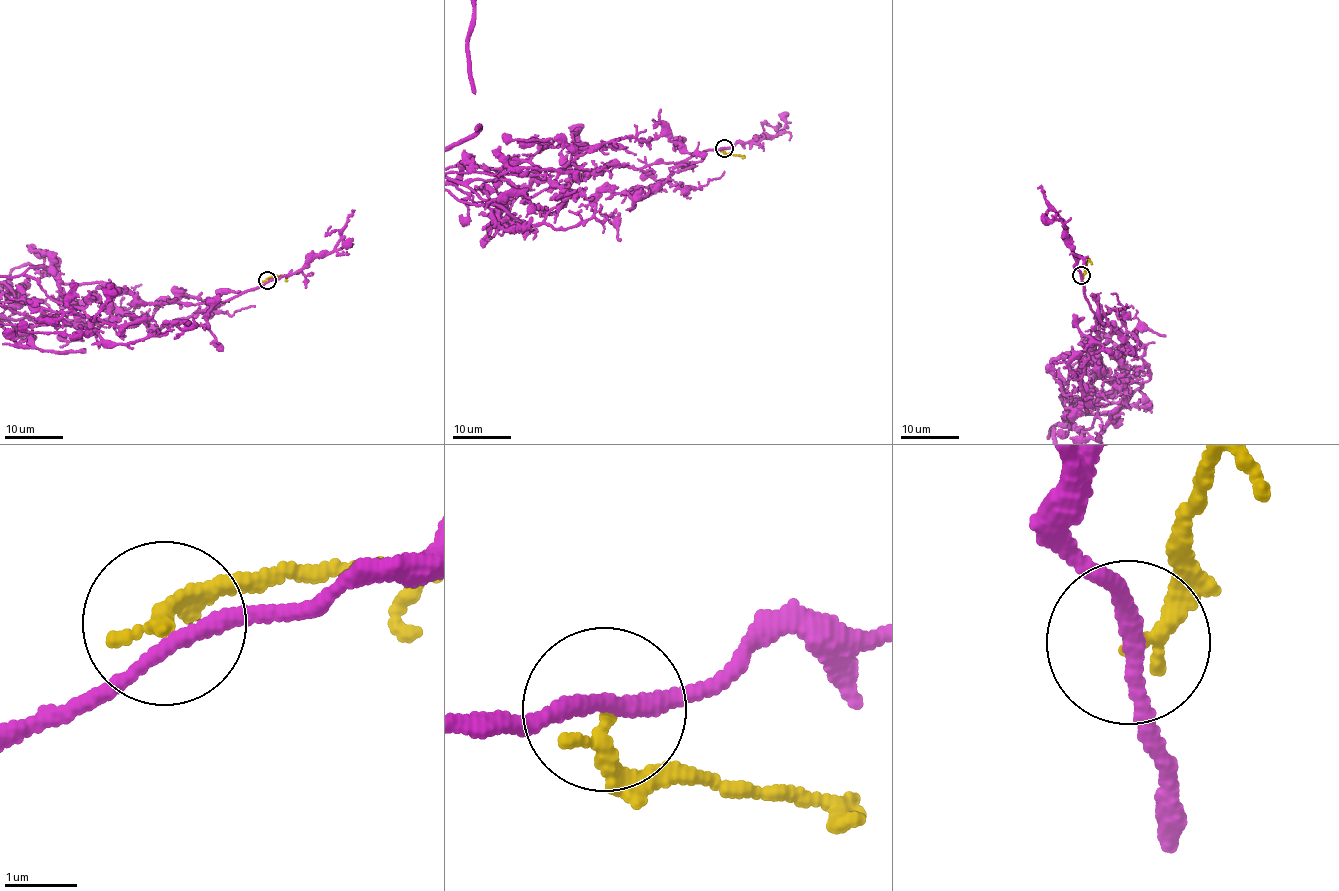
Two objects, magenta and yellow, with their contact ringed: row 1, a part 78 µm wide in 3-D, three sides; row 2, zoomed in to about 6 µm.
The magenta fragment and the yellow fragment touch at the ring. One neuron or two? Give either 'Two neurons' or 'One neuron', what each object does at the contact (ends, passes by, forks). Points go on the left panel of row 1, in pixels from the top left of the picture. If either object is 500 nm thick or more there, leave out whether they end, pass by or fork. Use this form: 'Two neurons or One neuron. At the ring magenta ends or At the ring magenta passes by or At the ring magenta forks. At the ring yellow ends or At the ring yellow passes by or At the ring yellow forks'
Two neurons. At the ring magenta passes by. At the ring yellow ends

